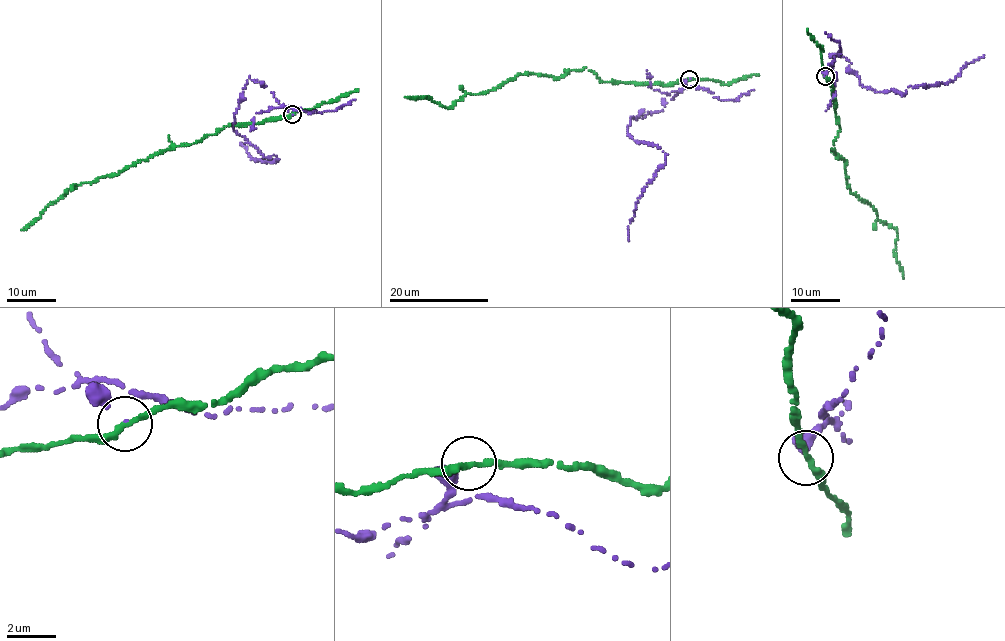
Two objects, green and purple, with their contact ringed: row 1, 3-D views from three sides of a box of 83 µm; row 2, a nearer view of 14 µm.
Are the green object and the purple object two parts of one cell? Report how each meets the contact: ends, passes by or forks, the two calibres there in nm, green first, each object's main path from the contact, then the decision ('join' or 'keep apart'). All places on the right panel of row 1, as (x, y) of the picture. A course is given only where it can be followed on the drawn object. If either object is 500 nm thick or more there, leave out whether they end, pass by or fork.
green passes by; purple ends there; 260 nm thick on the green side, 90 nm on the other; green runs (824, 75), (833, 87), (840, 128), (832, 148), (845, 163), (852, 193), (896, 230), (894, 256), (904, 278); purple runs (824, 75), (840, 52), (861, 84), (875, 91), (903, 95), (910, 86), (953, 81), (961, 68), (983, 56); keep apart

